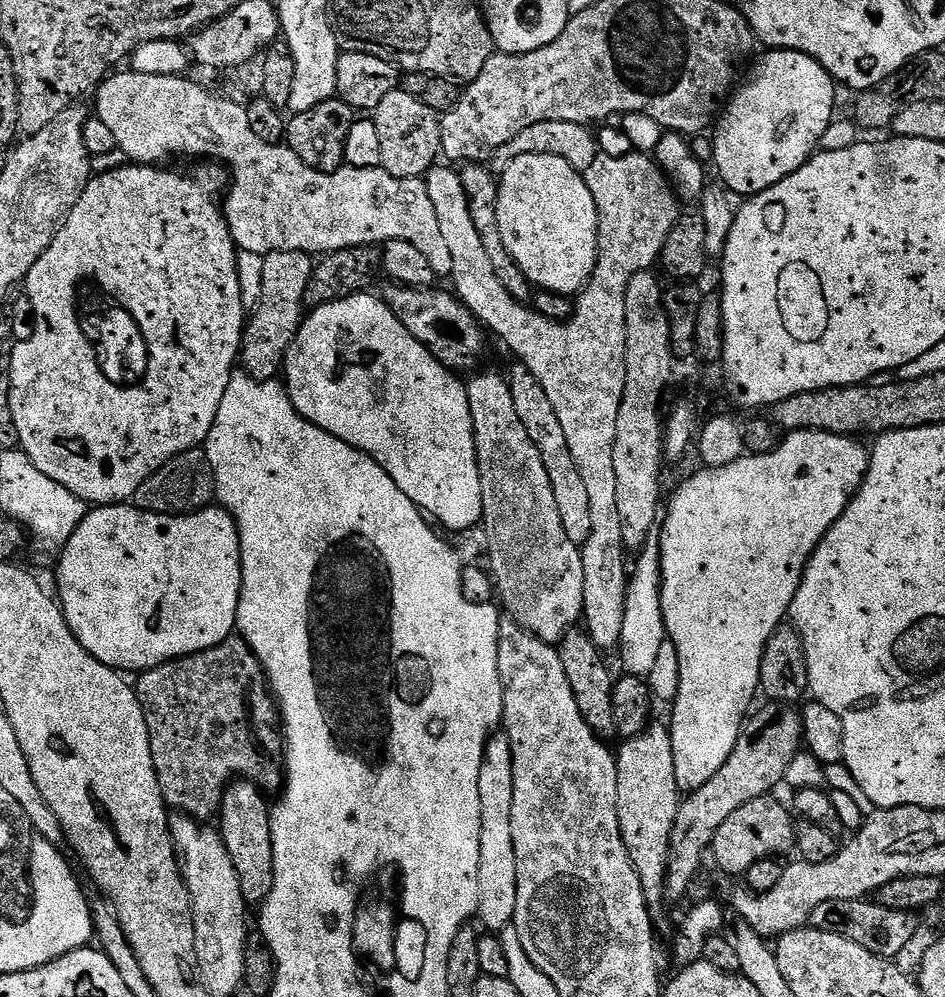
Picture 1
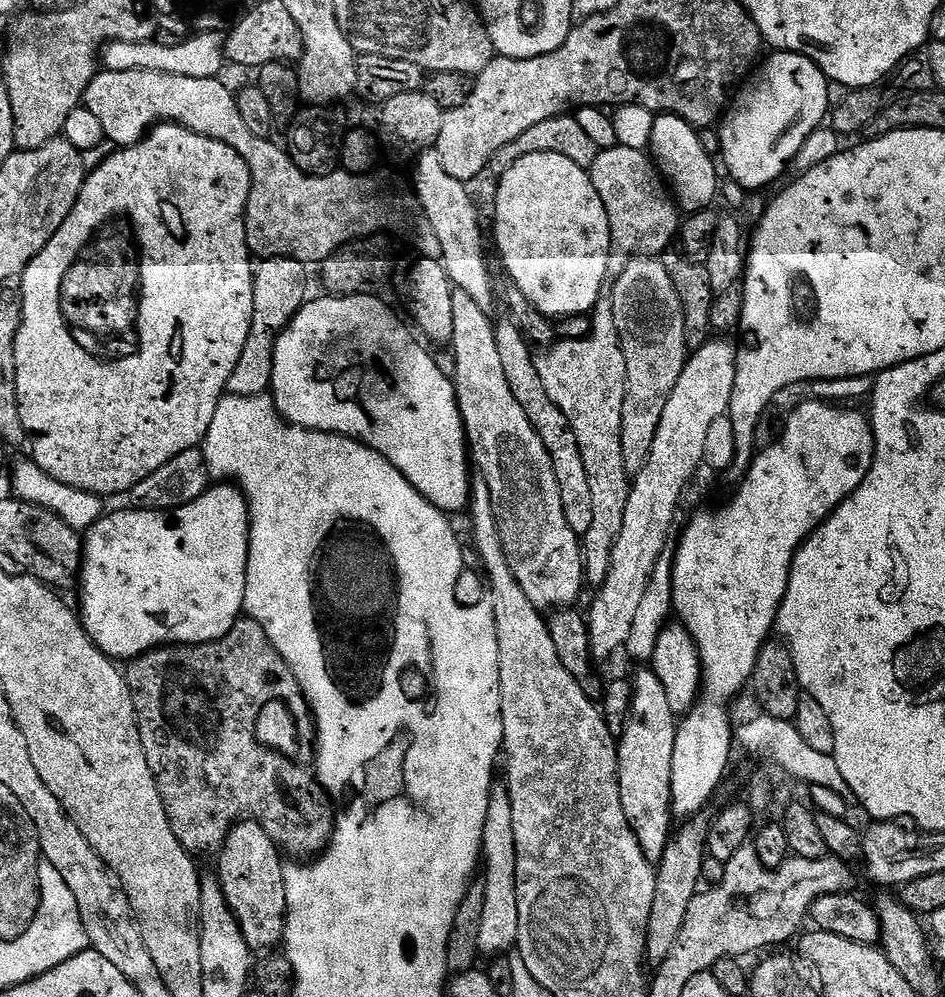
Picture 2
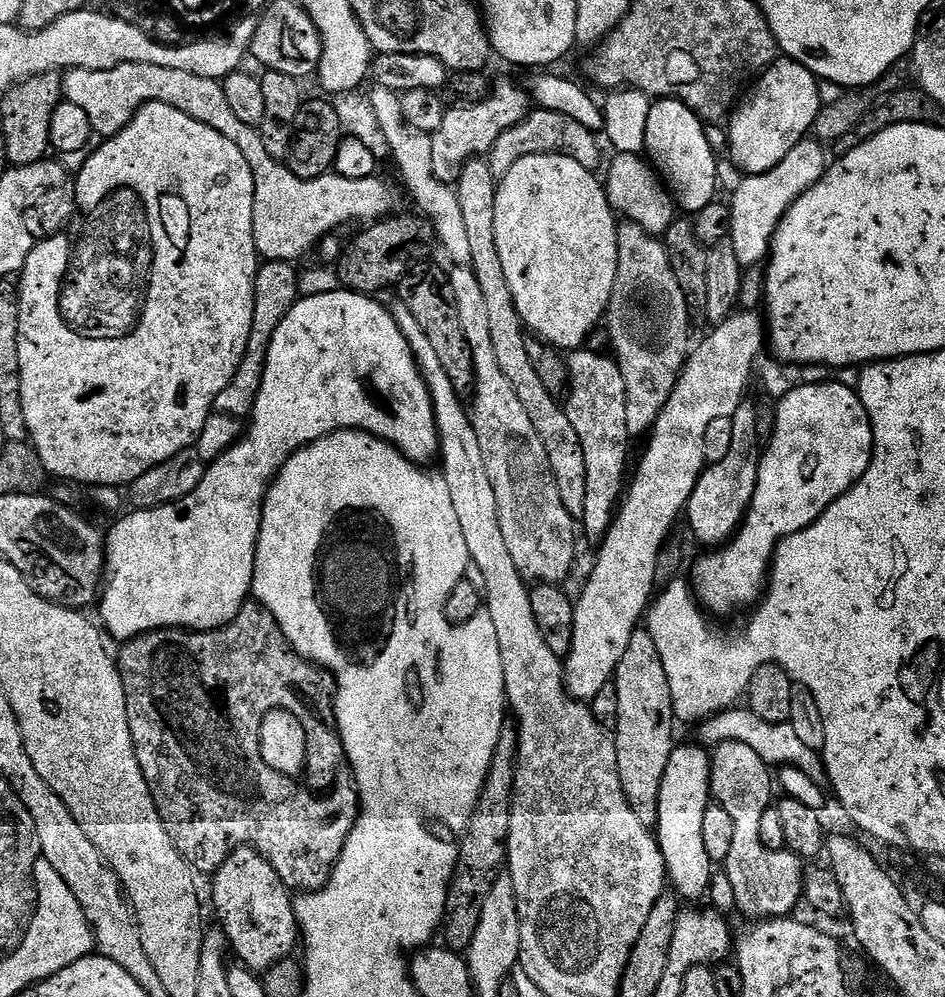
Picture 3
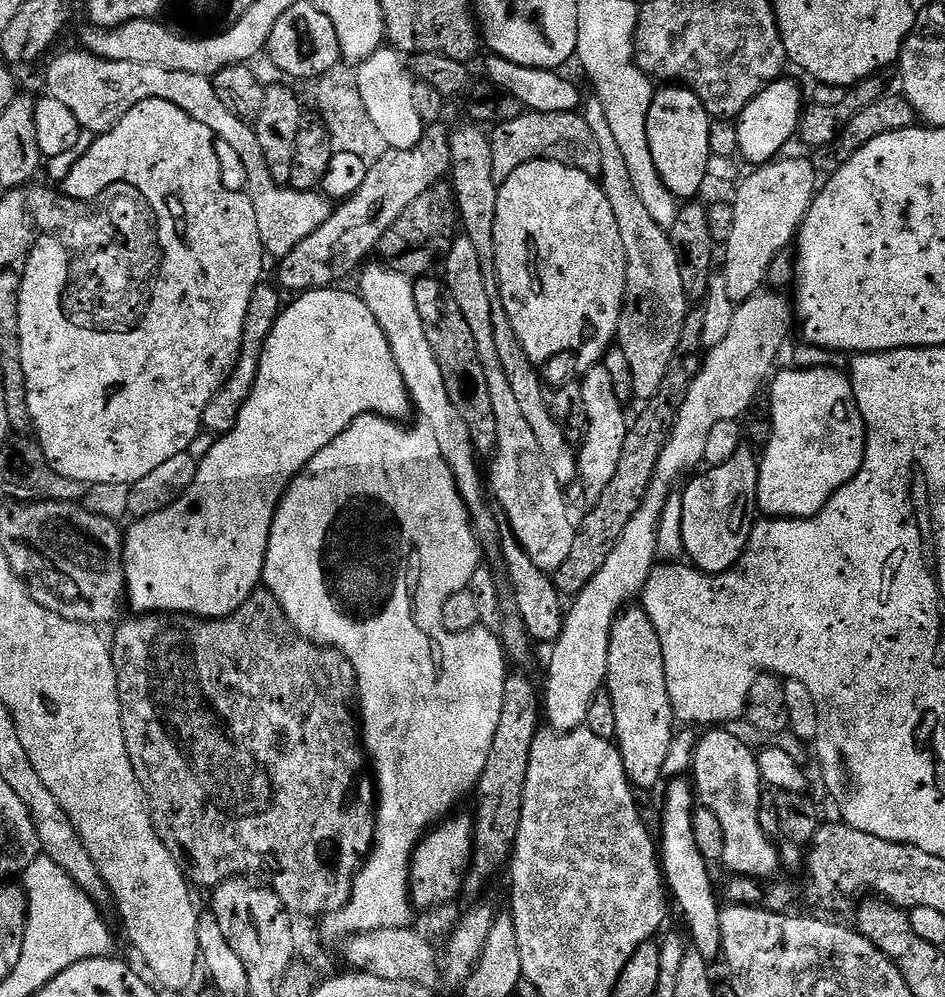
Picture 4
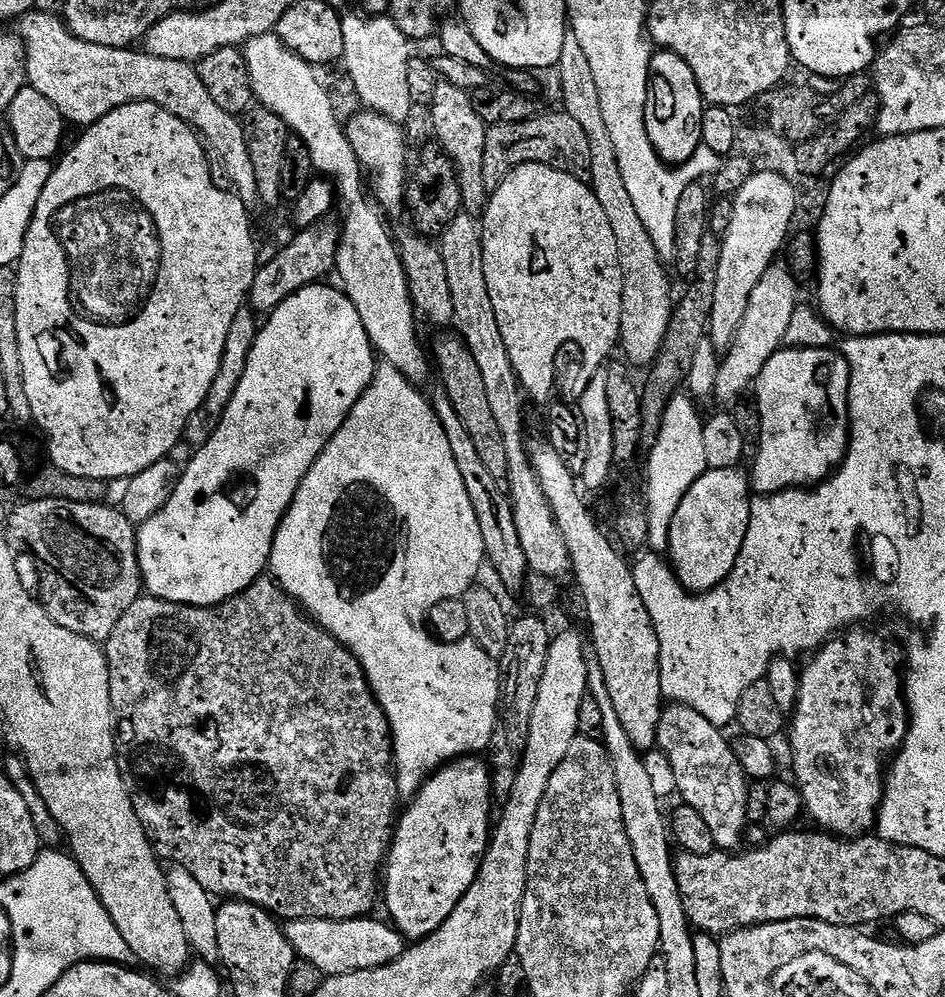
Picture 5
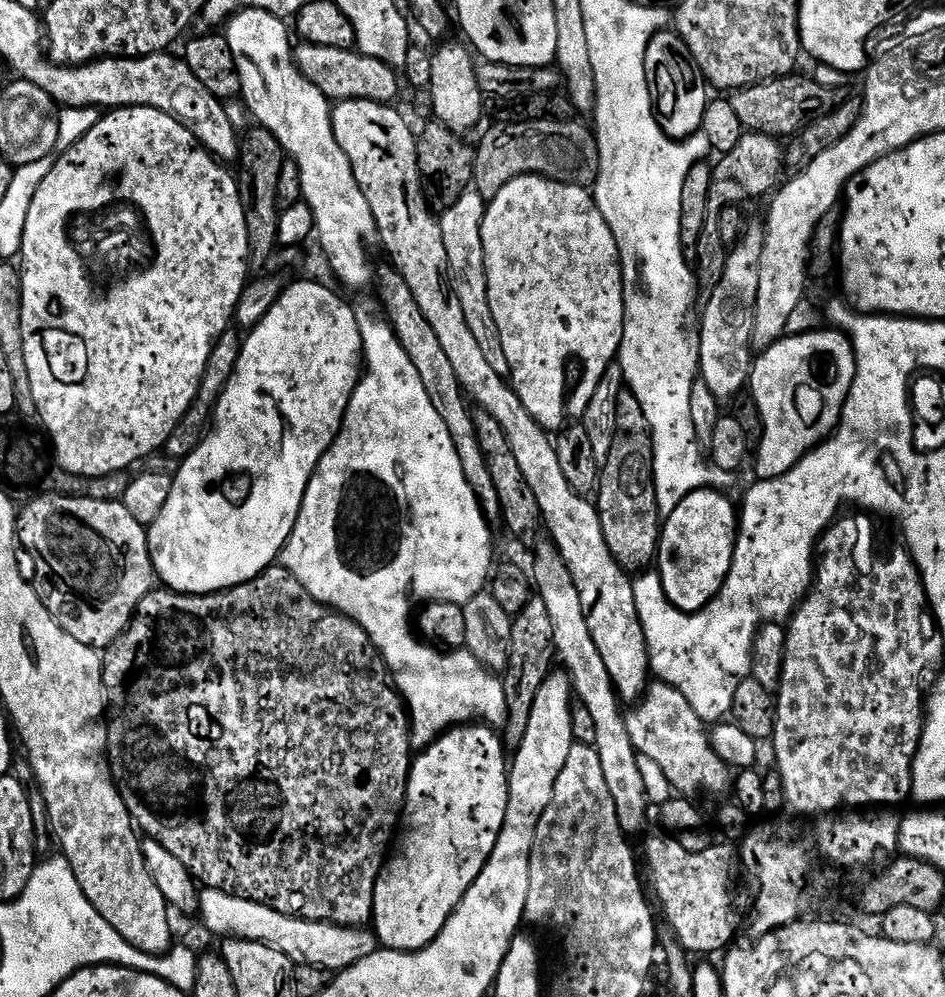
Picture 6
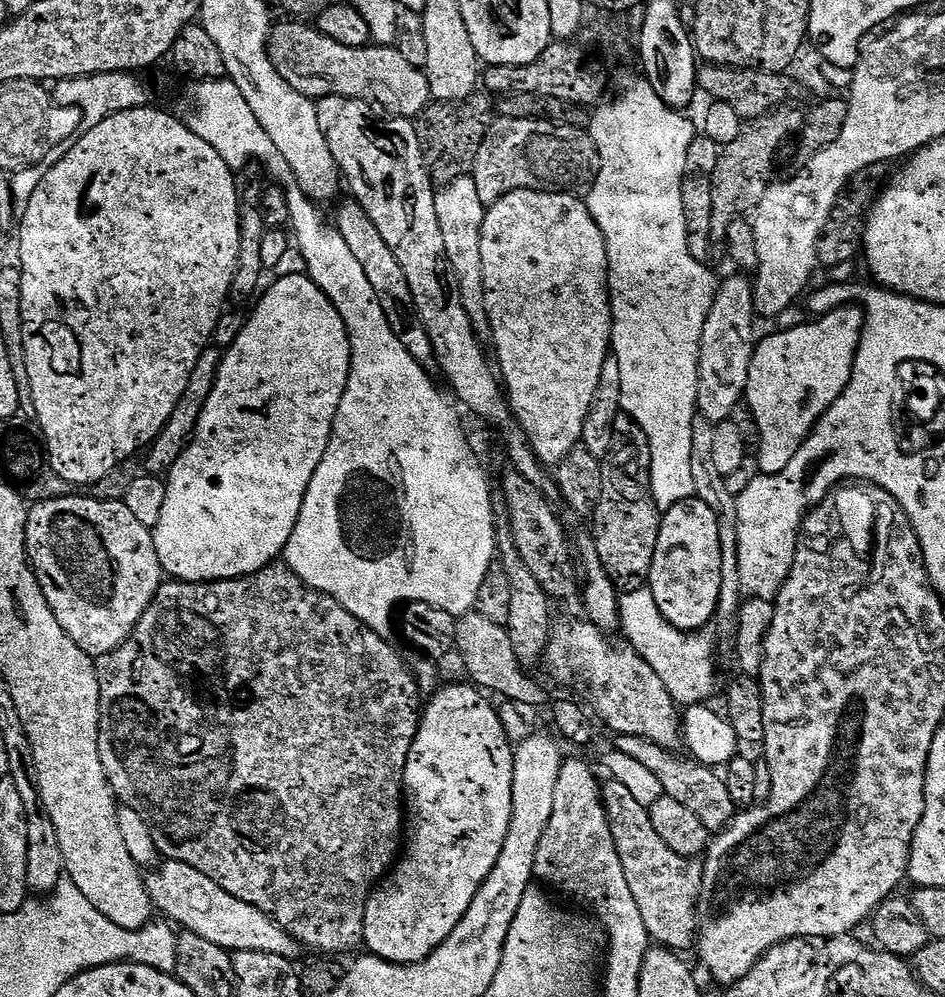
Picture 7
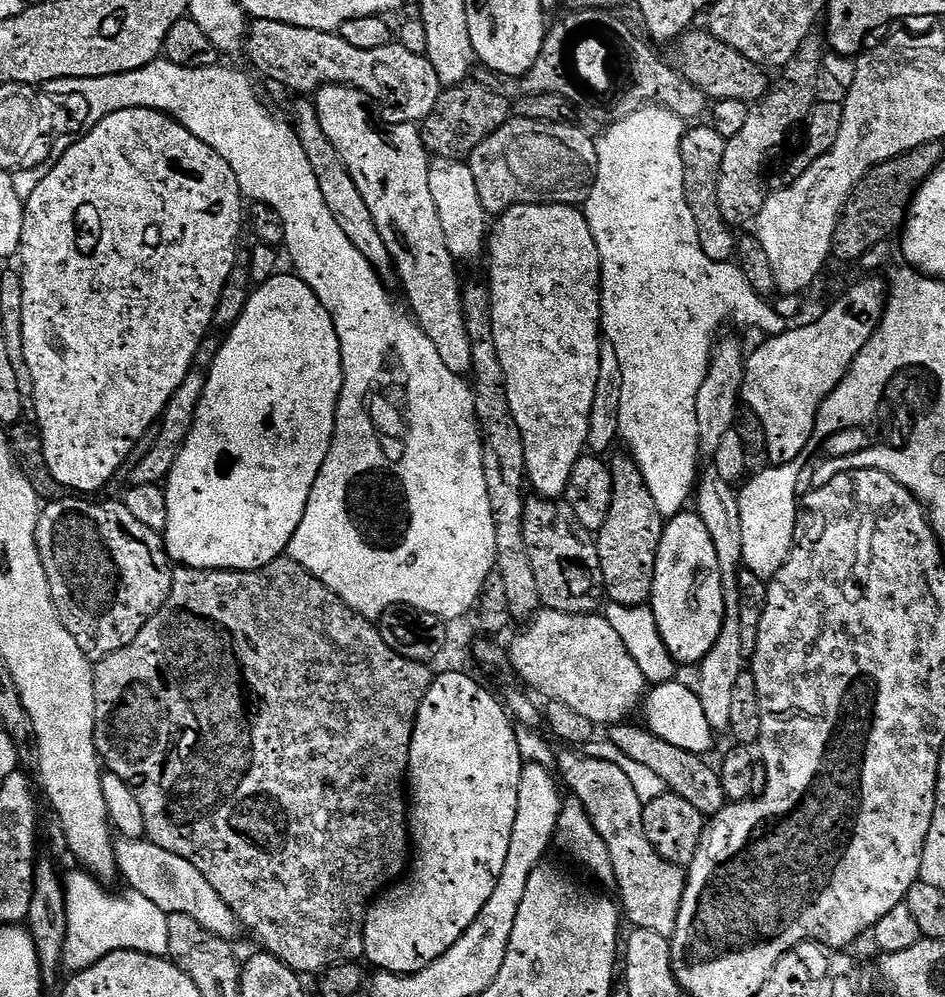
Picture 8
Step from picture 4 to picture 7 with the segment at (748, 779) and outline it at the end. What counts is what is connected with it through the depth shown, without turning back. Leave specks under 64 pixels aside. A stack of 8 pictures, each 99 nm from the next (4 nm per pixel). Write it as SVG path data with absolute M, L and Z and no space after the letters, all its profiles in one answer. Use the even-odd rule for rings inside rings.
M579 619L557 623L553 627L552 637L548 639L546 664L556 668L560 676L571 674L571 664L584 675L592 691L591 707L599 723L604 723L610 733L633 735L664 748L679 749L682 744L682 712L670 690L666 690L662 678L654 674L650 662L643 660L631 647L619 648L611 644L608 641L611 639L598 626L588 623L587 619Z

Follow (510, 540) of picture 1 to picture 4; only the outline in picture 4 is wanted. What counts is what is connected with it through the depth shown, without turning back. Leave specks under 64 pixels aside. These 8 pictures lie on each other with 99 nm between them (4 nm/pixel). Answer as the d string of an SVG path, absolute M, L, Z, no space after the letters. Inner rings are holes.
M460 234L452 241L450 250L442 260L443 268L442 279L448 285L450 294L454 294L454 302L458 302L462 315L466 317L466 323L474 334L474 342L480 355L480 365L486 370L486 383L490 385L490 402L494 406L494 422L496 423L496 451L490 457L492 469L489 472L487 469L486 472L487 487L494 500L496 495L496 500L500 503L509 526L512 527L509 528L511 535L515 536L522 550L530 554L530 562L534 562L538 570L554 574L564 565L566 558L570 558L577 525L574 520L572 524L571 518L568 517L568 504L564 501L565 489L558 482L558 478L554 478L554 473L546 463L546 457L542 455L542 450L538 446L538 438L534 438L534 430L530 430L530 422L526 422L526 417L518 406L518 398L506 378L506 370L502 370L502 362L498 362L498 350L494 350L494 322L492 321L494 298L486 294L486 282L482 278L482 262L478 258L478 250L474 250L474 245L471 244L468 236Z

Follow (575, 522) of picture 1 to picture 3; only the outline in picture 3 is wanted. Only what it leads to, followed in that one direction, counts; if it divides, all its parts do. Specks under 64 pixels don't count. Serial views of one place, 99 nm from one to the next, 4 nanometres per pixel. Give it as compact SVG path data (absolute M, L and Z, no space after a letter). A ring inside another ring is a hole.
M477 158L466 162L454 185L458 206L462 206L462 219L470 245L470 267L474 278L478 278L488 308L490 338L494 355L498 357L498 366L502 369L502 374L506 374L510 386L514 386L514 394L518 394L534 430L538 430L538 438L542 438L542 446L546 446L546 458L550 458L550 470L554 474L554 482L558 482L562 506L566 506L573 518L580 518L586 510L586 457L582 455L578 430L574 430L574 422L570 422L565 405L546 390L534 370L534 362L530 362L530 354L526 354L529 337L516 309L514 294L510 294L510 282L506 282L502 258L498 254L498 242L494 238L497 183L498 178L490 170L487 159Z

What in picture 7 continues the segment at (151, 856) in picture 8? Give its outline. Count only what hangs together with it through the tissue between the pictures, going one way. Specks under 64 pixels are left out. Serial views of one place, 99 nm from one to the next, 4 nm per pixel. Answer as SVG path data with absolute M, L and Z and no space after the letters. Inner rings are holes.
M165 859L152 871L156 870L157 872L147 873L146 876L152 907L159 915L160 912L164 915L161 917L167 918L183 931L198 934L206 938L206 942L214 942L214 946L222 946L231 953L278 954L282 958L295 961L296 955L302 952L301 945L296 943L296 939L282 925L277 924L268 913L250 906L250 902L242 902L234 898L234 894L226 894L226 890L222 890L218 882L210 882L210 878L194 870L194 866Z

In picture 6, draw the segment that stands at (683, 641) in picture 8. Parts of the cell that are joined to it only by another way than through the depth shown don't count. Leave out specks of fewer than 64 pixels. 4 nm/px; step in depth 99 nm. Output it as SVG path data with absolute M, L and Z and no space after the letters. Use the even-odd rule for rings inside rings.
M705 486L697 492L691 492L663 521L660 529L660 549L656 552L655 567L660 573L666 598L674 607L683 612L701 612L718 594L730 574L730 566L736 549L738 531L738 508L731 504L720 492L711 492Z

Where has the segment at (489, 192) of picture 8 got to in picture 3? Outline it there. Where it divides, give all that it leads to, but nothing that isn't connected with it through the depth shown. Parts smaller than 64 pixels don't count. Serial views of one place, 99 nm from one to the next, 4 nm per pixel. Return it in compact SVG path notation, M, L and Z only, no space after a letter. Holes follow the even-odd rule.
M536 108L529 111L528 117L518 126L510 126L498 142L494 142L491 152L486 159L490 170L497 178L504 176L514 162L522 162L522 158L531 156L561 156L562 158L574 158L578 166L586 166L593 170L599 169L600 144L597 133L586 130L582 122L574 122L574 118L566 118L566 114L554 114L554 110Z

